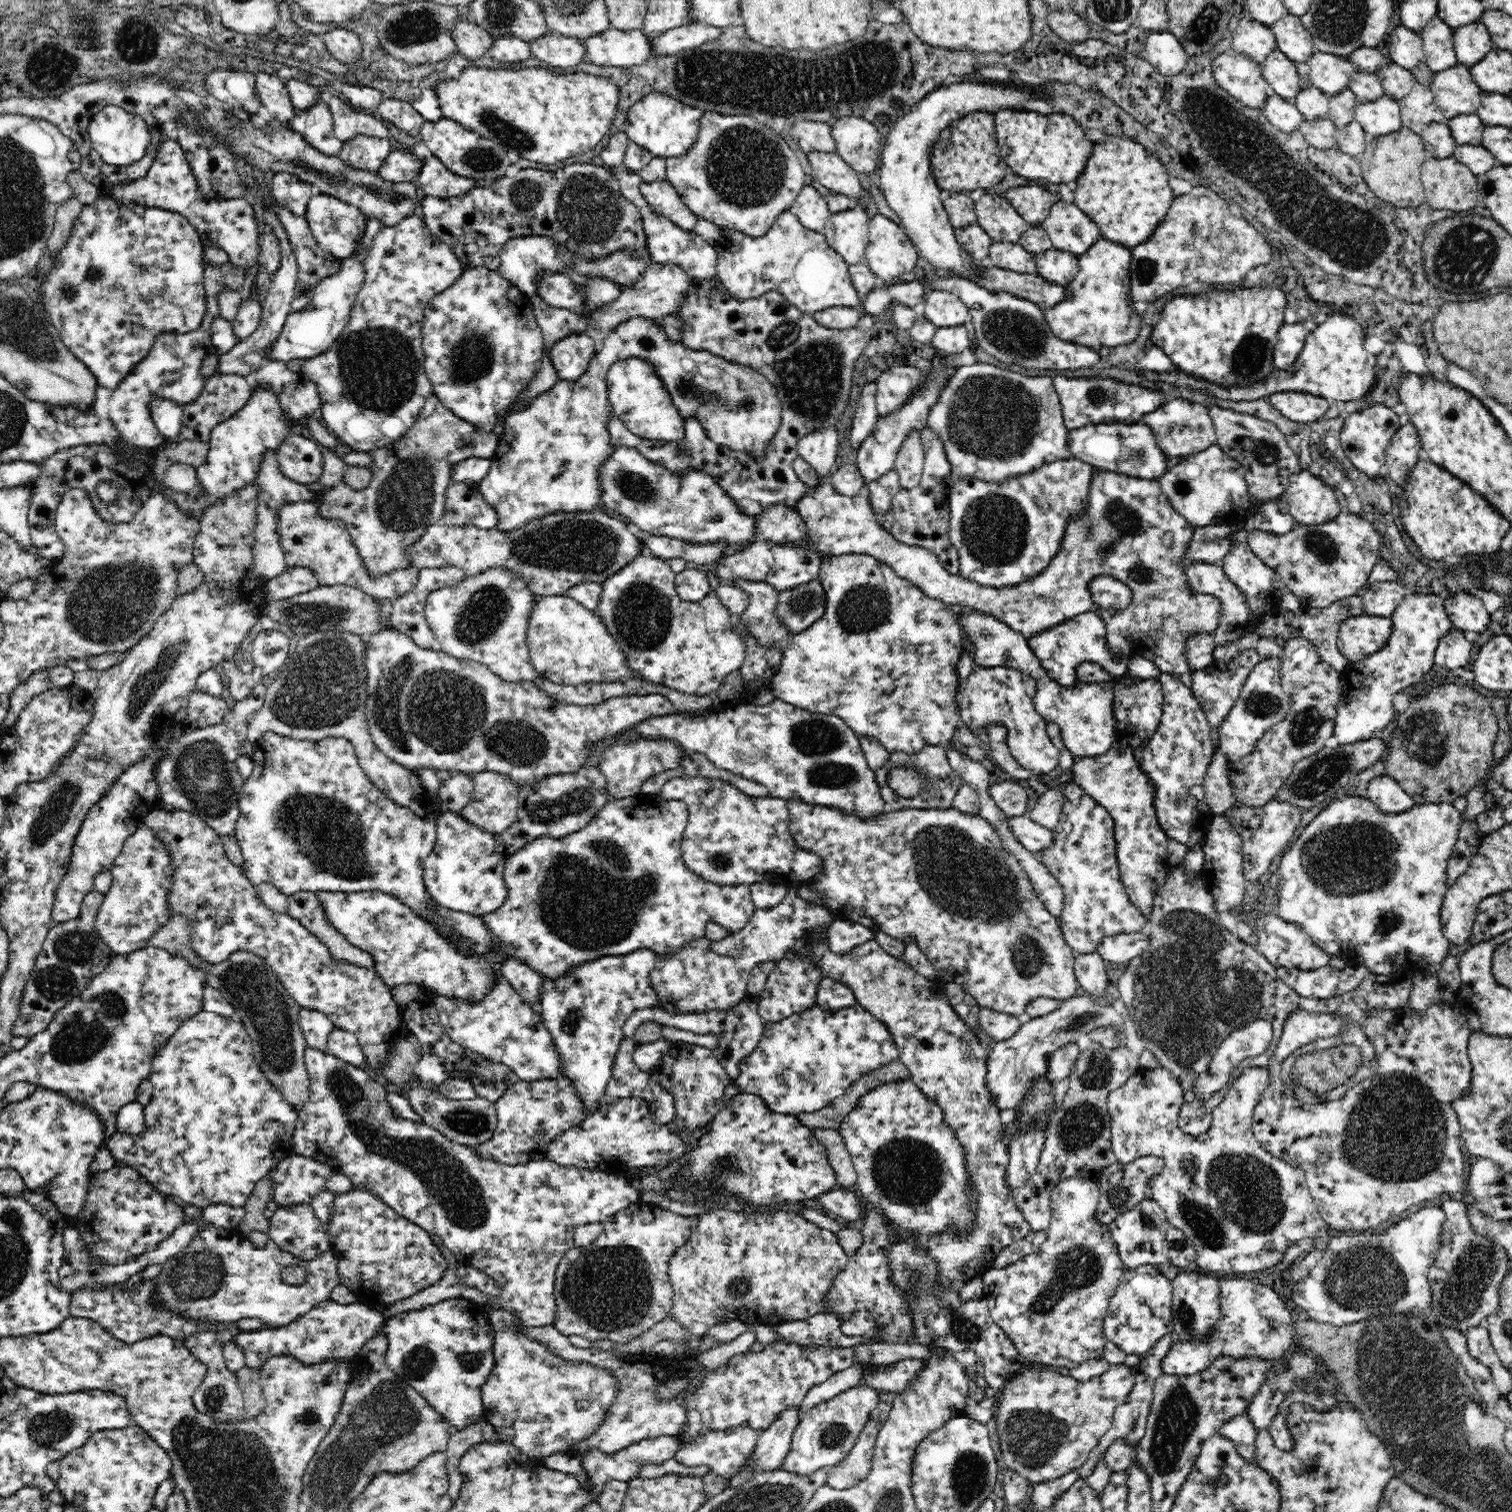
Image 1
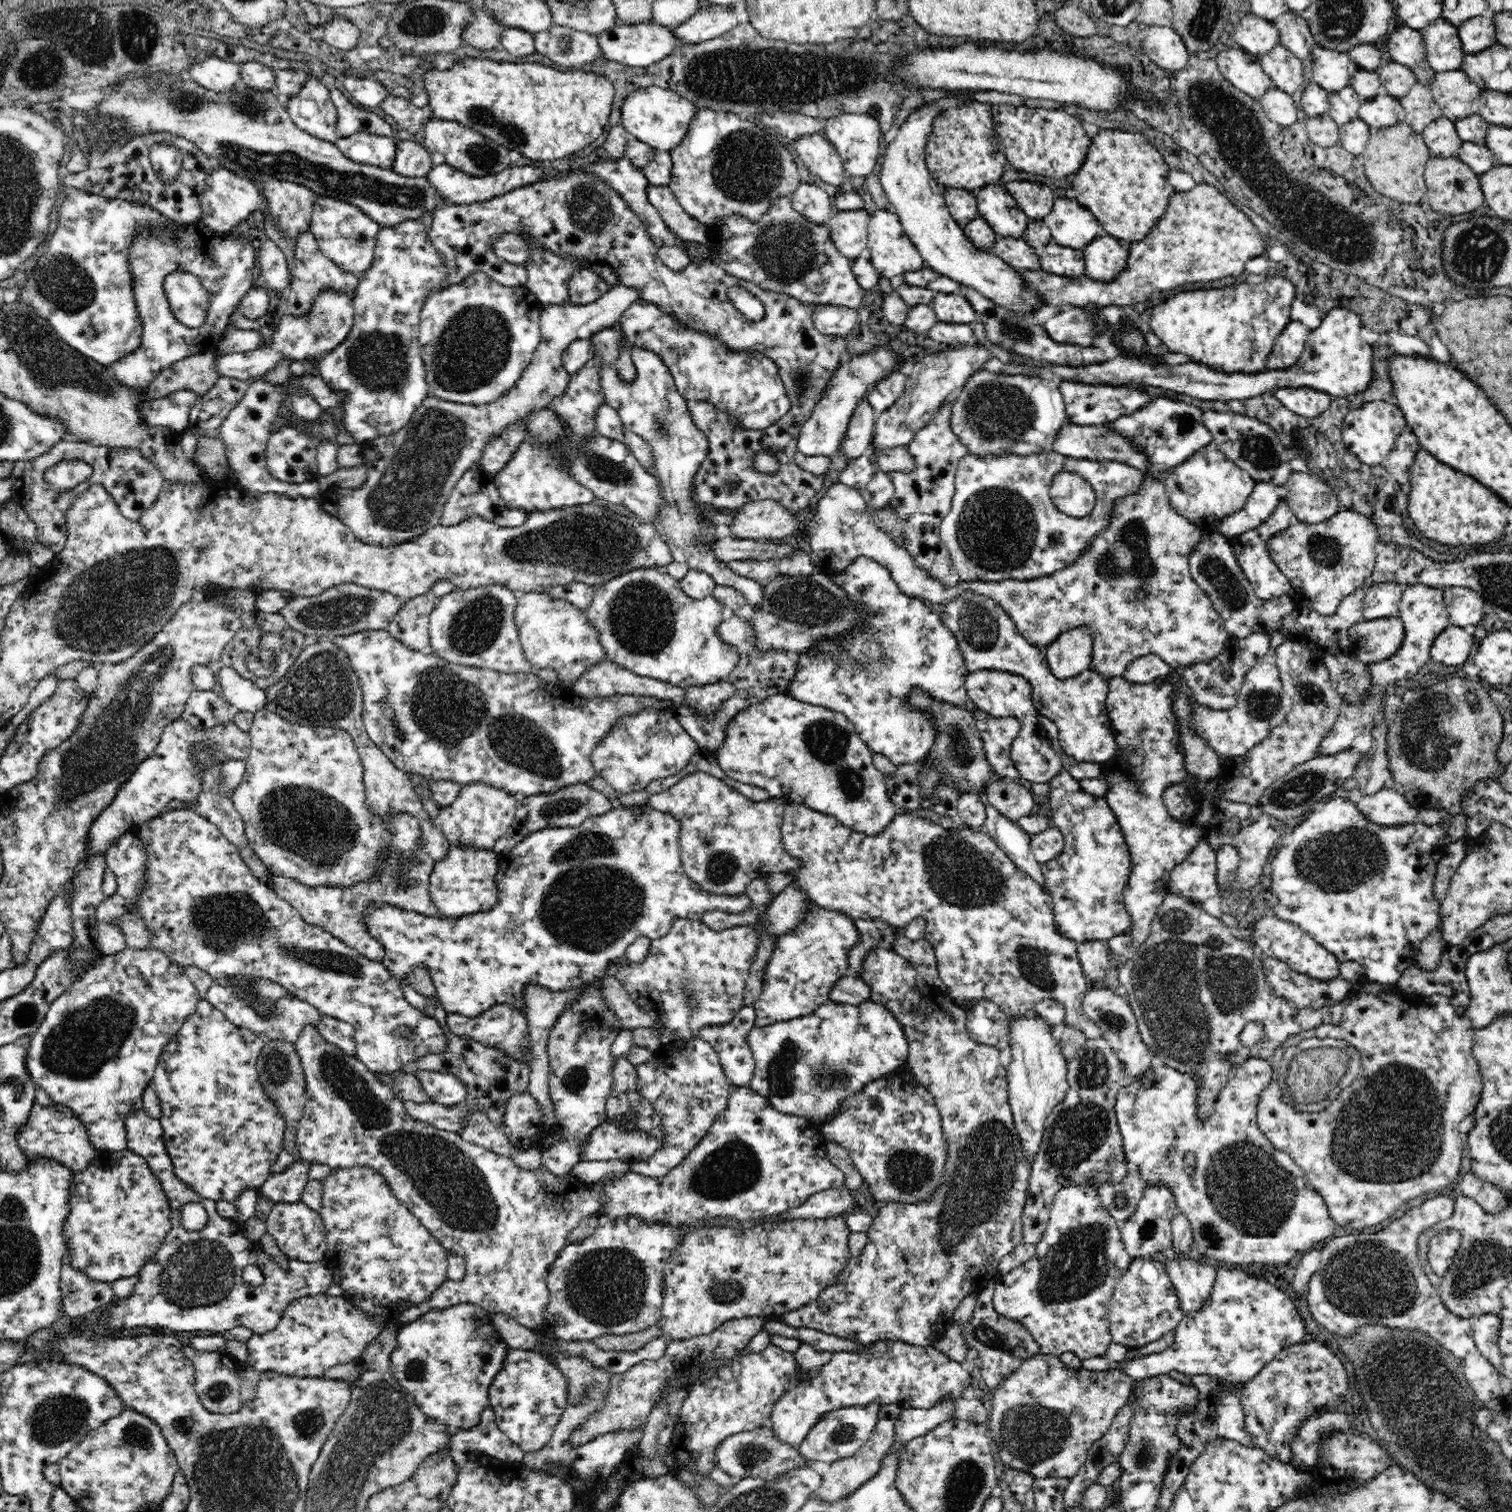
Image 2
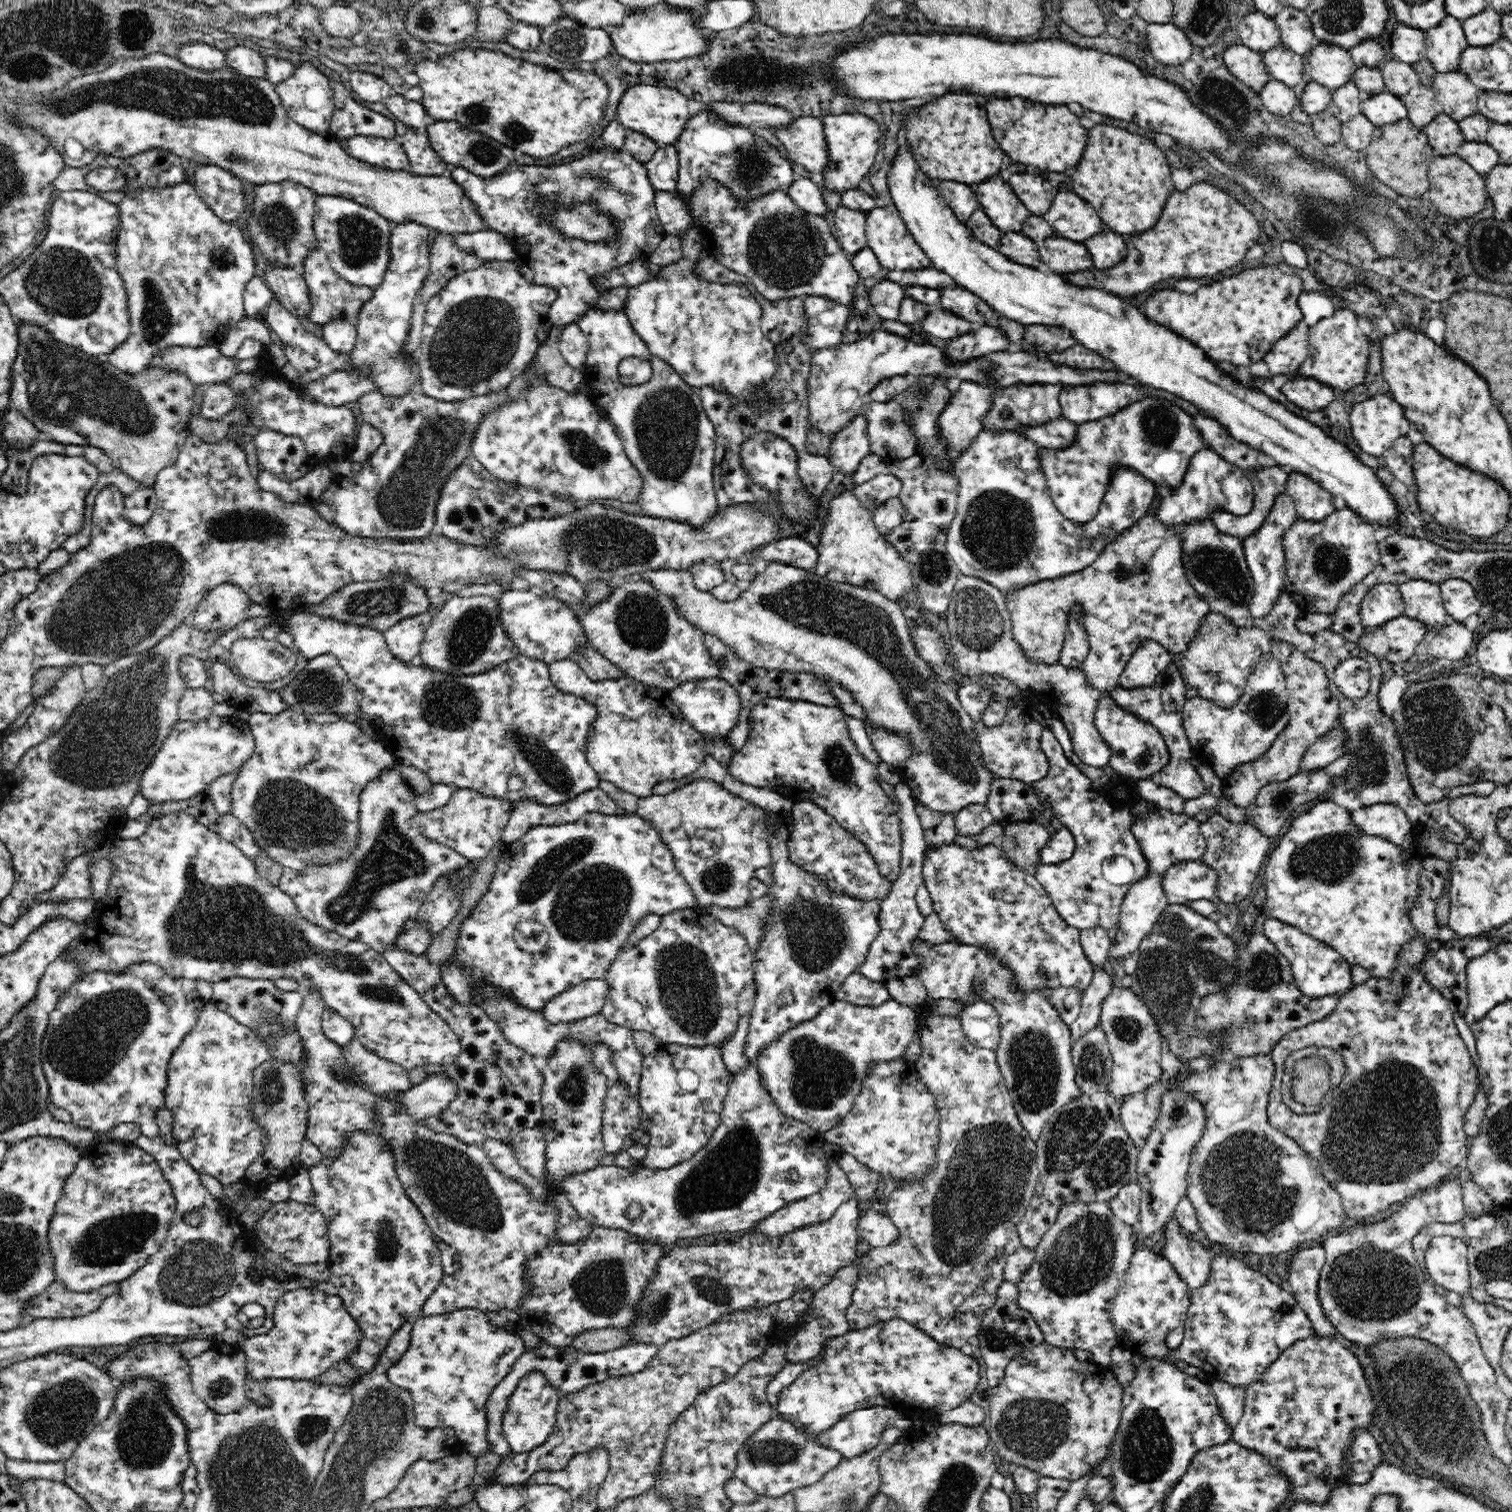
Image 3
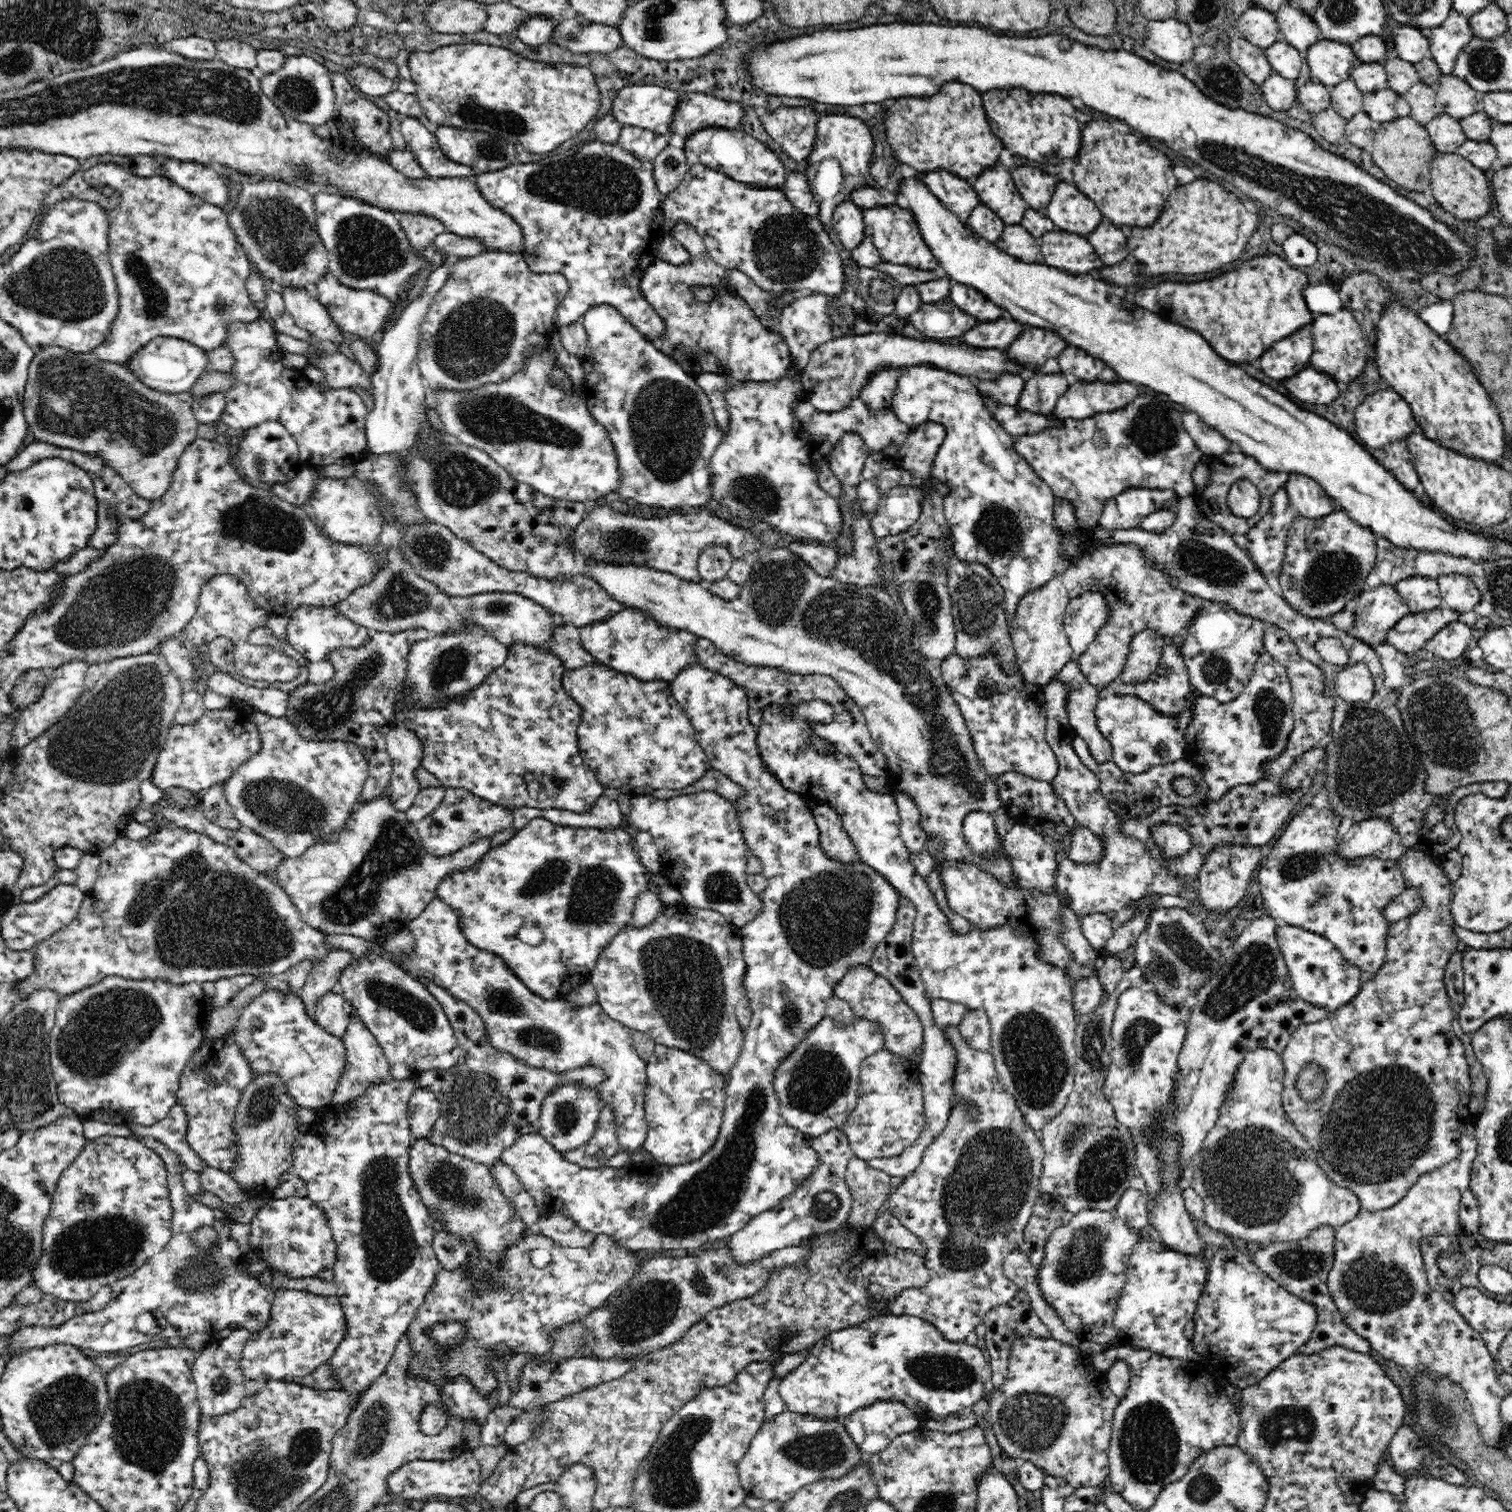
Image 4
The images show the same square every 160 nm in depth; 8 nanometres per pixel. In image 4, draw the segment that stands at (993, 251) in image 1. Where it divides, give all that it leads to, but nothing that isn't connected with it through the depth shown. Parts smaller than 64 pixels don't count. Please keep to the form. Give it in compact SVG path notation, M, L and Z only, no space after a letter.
M1021 224L1005 225L1003 236L996 246L1024 262L1042 262L1040 241L1032 237Z

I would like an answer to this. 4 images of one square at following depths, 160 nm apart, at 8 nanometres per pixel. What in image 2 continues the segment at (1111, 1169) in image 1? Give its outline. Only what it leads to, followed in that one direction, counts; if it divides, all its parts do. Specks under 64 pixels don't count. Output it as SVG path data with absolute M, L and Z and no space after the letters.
M1130 1169L1117 1185L1105 1184L1097 1189L1102 1206L1120 1224L1136 1210L1140 1199L1143 1198L1147 1185L1140 1177L1140 1172Z

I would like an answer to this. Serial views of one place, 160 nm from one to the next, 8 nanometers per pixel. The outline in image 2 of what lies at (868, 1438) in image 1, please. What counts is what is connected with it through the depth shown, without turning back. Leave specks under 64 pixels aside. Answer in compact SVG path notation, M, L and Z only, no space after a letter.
M890 1402L889 1405L881 1405L880 1413L878 1414L878 1422L874 1426L873 1433L870 1438L857 1450L857 1453L850 1458L843 1458L833 1462L829 1471L823 1475L821 1485L818 1490L812 1494L817 1495L824 1501L834 1502L841 1498L848 1497L858 1486L862 1486L870 1478L876 1476L881 1466L881 1461L884 1460L885 1455L889 1453L890 1445L893 1444L894 1426L900 1417L903 1405L896 1402Z

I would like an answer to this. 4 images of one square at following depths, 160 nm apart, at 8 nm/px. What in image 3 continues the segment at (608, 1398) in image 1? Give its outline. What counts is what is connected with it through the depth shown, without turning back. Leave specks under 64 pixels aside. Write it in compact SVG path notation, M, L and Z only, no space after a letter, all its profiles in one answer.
M539 1370L524 1374L516 1390L508 1396L506 1412L502 1414L502 1430L514 1453L521 1453L540 1446L553 1433L557 1410L563 1394Z

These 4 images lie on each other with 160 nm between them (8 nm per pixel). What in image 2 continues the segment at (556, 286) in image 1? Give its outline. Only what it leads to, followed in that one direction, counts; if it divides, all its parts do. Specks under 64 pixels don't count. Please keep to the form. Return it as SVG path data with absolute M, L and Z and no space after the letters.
M578 268L568 280L570 303L572 305L585 305L598 300L608 292L608 283L600 279L596 272L584 271Z

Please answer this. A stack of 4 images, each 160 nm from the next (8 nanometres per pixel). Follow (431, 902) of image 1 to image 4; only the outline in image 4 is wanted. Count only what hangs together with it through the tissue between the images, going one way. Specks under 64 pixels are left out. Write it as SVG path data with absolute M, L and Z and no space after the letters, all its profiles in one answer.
M256 710L251 718L261 737L261 749L222 783L223 793L234 816L240 821L240 826L254 831L272 844L282 853L282 858L296 858L302 854L302 850L310 850L314 842L318 842L318 838L334 834L334 830L344 830L367 779L367 758L358 745L346 746L346 742L310 742L285 716L276 718Z

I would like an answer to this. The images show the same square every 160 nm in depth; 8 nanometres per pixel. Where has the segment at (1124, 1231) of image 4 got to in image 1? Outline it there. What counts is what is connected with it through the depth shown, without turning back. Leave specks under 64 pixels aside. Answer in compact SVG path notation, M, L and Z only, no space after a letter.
M1072 1177L1061 1181L1052 1190L1052 1214L1047 1239L1040 1245L1038 1252L1004 1268L990 1268L980 1278L981 1296L987 1300L993 1321L1014 1343L1026 1363L1041 1362L1070 1370L1089 1358L1102 1359L1104 1356L1109 1340L1103 1332L1103 1320L1110 1298L1114 1296L1126 1268L1110 1237L1109 1226L1098 1221L1094 1215L1100 1198L1100 1186L1094 1179Z

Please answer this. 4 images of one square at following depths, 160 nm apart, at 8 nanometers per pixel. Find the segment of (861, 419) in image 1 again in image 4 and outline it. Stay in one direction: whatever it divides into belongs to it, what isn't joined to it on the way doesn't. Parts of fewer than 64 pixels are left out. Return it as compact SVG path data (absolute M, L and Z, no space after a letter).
M845 433L829 452L829 467L839 481L857 486L861 472L871 451L862 437L856 433Z

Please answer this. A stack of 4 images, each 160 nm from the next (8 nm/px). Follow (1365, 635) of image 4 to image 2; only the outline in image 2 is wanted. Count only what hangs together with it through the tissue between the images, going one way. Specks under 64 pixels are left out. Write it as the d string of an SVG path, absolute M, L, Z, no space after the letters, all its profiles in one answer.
M1392 582L1373 585L1363 599L1364 619L1398 617L1405 587Z

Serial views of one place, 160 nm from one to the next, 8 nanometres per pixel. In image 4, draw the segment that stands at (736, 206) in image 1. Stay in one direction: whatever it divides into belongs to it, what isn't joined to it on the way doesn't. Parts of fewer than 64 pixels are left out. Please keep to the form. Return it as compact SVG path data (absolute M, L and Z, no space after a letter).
M707 127L696 130L685 139L683 149L689 168L700 163L702 166L721 171L736 182L749 183L749 186L782 188L787 180L786 168L778 153L741 129Z

